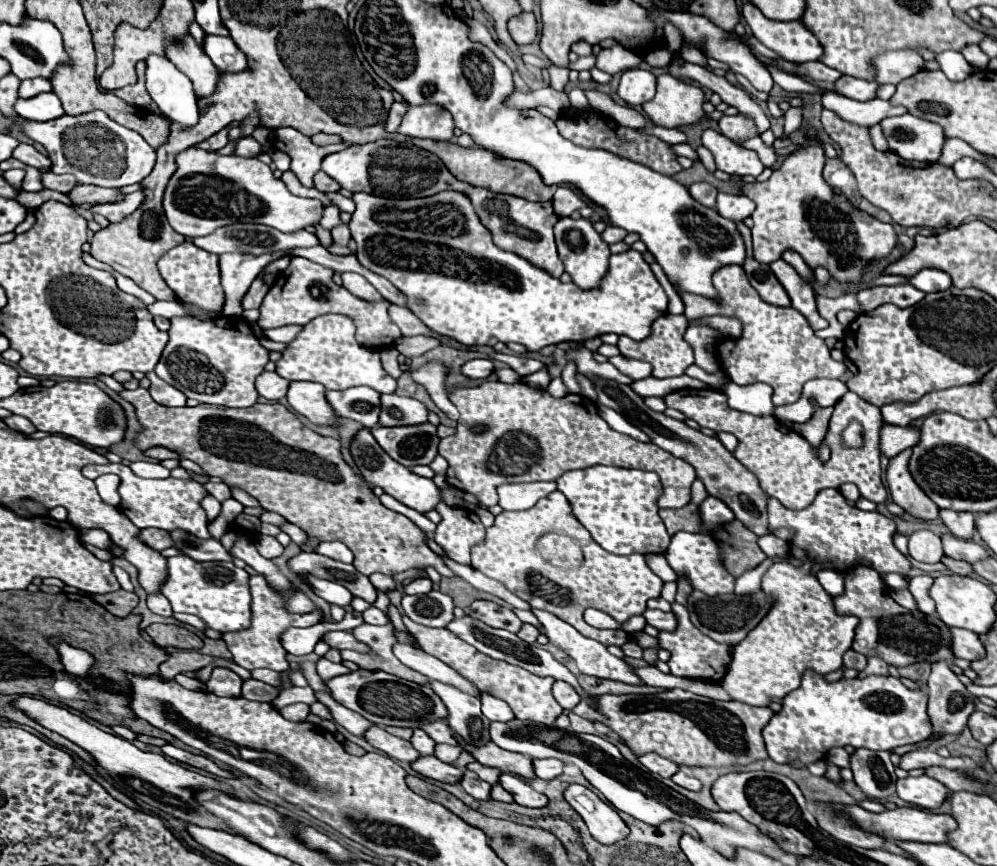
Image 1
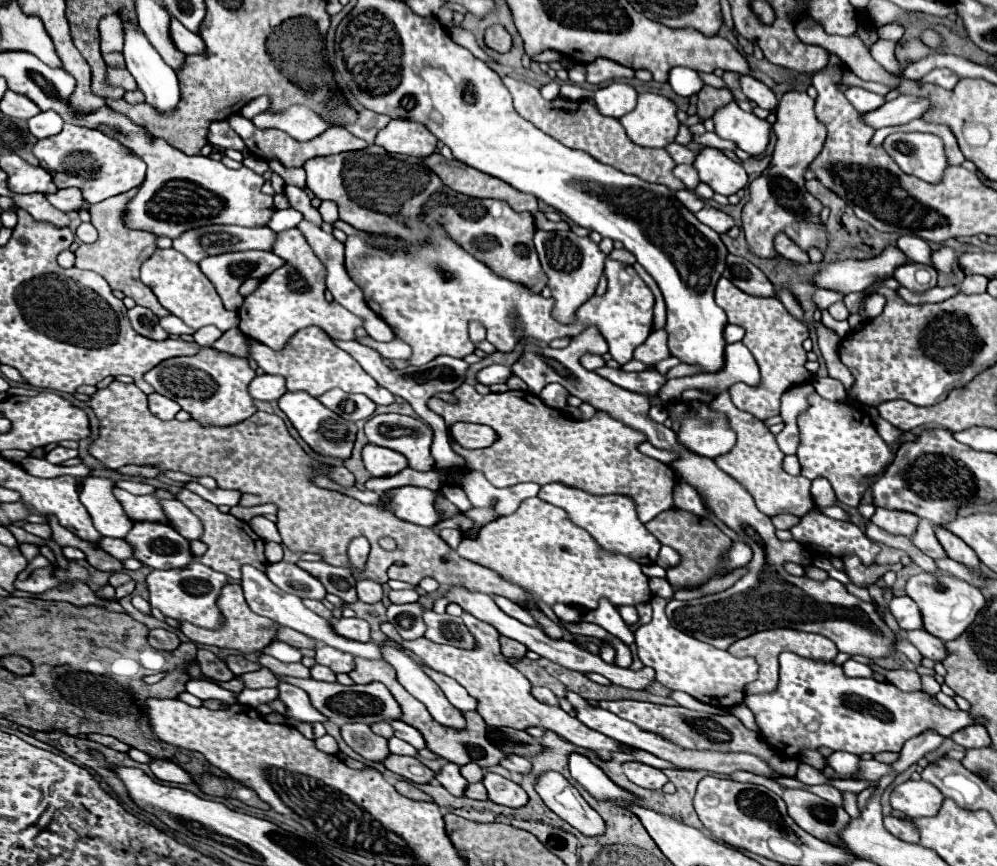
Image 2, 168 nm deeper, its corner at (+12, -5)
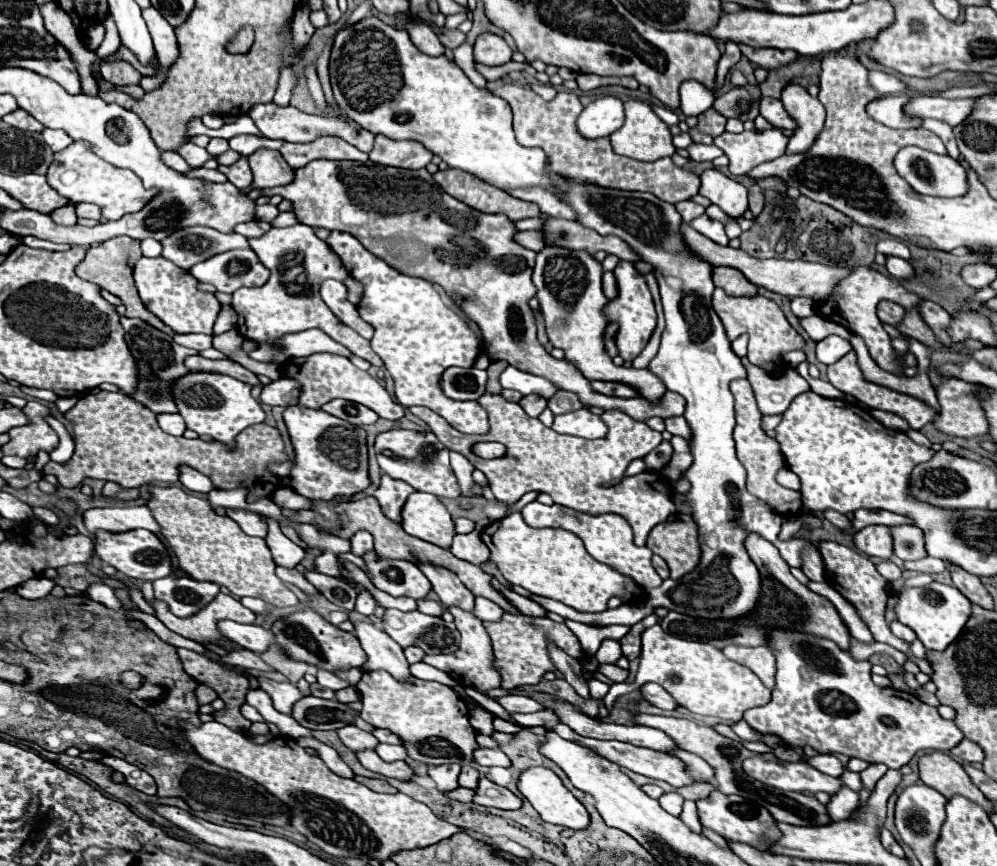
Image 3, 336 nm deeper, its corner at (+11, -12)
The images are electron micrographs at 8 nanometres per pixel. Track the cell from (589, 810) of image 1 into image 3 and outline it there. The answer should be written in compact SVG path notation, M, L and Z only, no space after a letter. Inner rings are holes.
M526 768L518 778L518 792L534 806L534 810L542 816L544 822L560 824L574 830L582 830L590 822L586 808L572 796L572 792L562 784L562 780L548 768Z

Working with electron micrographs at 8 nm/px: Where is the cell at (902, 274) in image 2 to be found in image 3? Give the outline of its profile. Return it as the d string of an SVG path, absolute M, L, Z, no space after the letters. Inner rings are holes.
M886 256L886 270L894 276L894 278L912 278L914 276L914 268L908 260L902 260L898 256Z

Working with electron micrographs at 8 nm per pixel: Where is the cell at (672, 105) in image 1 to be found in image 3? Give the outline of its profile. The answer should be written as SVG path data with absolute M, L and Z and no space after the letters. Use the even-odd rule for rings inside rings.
M628 100L624 104L624 126L610 136L610 144L616 154L628 156L628 158L634 158L640 162L660 160L660 158L672 156L676 152L676 148L672 146L672 134L668 130L668 126L652 112L652 108L648 104L638 102L638 100Z

